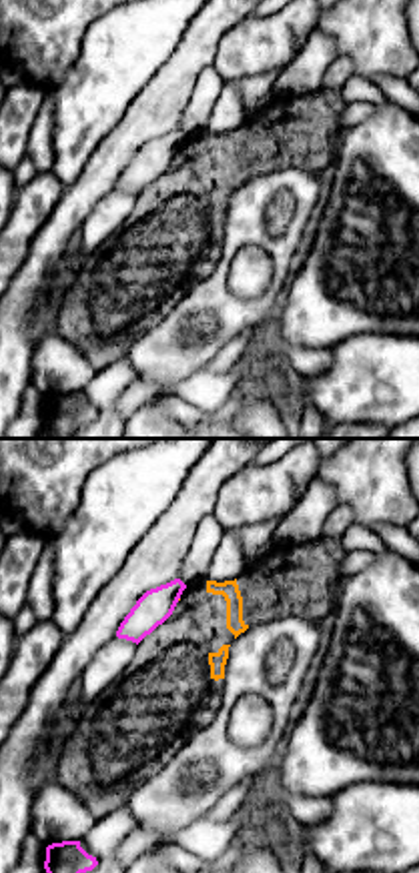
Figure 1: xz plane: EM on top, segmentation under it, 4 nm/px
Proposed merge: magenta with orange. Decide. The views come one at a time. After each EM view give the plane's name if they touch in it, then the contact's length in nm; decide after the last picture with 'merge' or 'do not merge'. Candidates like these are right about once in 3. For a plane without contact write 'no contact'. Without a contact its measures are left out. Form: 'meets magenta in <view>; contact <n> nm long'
no contact

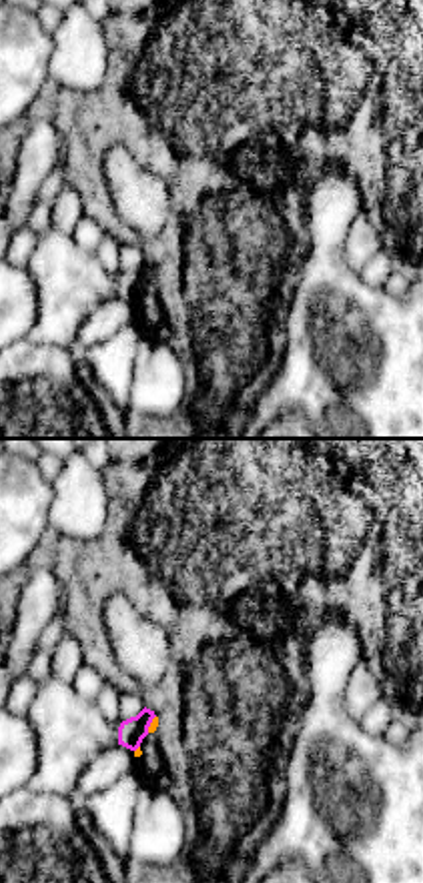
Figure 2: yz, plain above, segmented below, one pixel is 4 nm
meets magenta in yz; contact 80 nm long

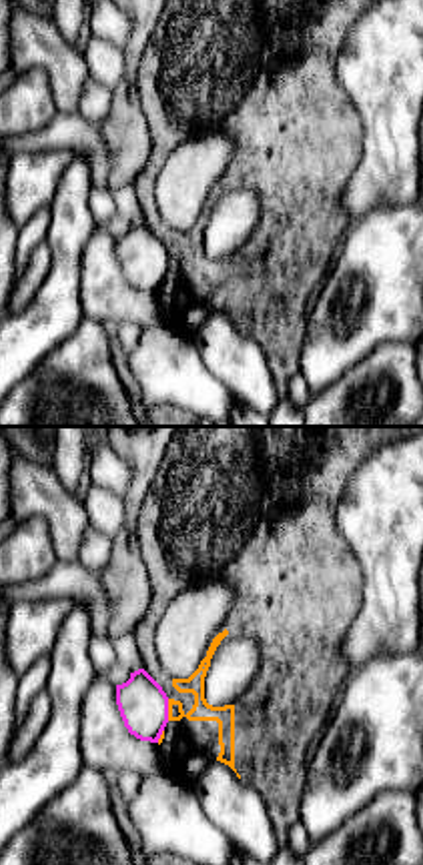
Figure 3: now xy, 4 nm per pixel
meets magenta in xy; contact 90 nm long

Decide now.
do not merge

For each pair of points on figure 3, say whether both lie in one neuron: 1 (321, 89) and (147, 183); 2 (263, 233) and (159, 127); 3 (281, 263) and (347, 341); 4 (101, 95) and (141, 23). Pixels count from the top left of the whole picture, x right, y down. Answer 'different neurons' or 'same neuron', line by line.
1: same neuron
2: same neuron
3: different neurons
4: different neurons

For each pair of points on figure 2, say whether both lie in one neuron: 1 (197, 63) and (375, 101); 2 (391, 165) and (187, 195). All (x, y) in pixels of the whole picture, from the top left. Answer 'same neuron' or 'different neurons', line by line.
1: same neuron
2: same neuron

